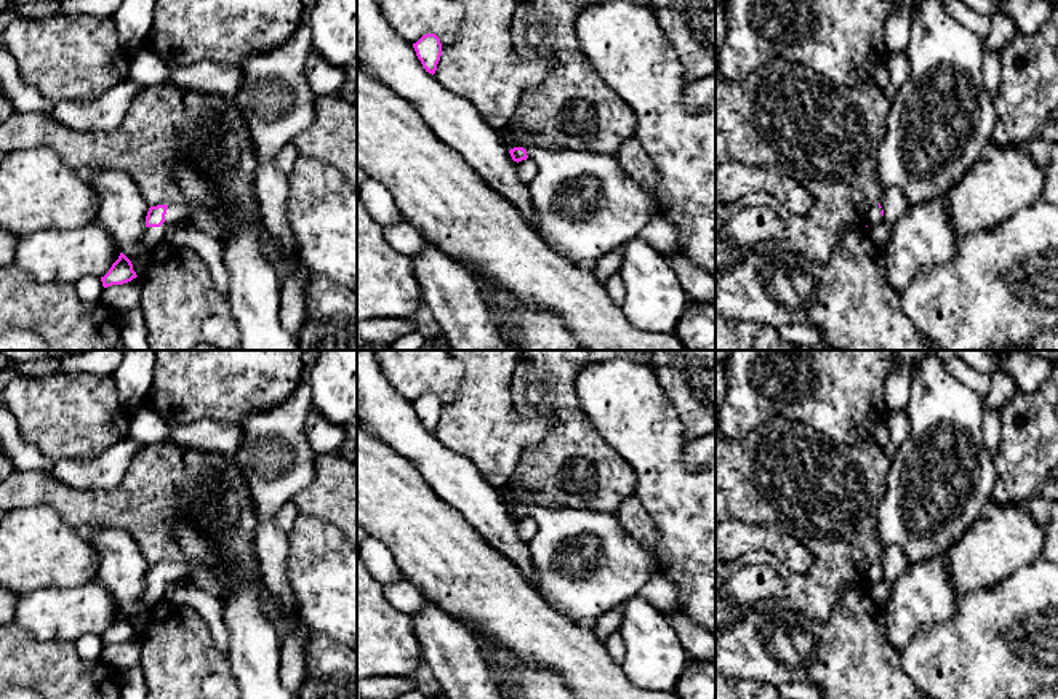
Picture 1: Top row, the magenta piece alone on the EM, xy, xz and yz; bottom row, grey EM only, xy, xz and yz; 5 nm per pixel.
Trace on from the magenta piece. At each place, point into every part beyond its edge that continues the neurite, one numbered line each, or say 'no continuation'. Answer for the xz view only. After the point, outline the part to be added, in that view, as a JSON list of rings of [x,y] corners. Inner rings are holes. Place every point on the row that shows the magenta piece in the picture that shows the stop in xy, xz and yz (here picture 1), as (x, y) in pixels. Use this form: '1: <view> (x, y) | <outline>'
1: xz (586, 205) | [[[528,147],[527,155],[538,168],[528,182],[536,230],[555,253],[575,264],[595,262],[626,246],[658,214],[656,202],[623,170],[615,154]]]

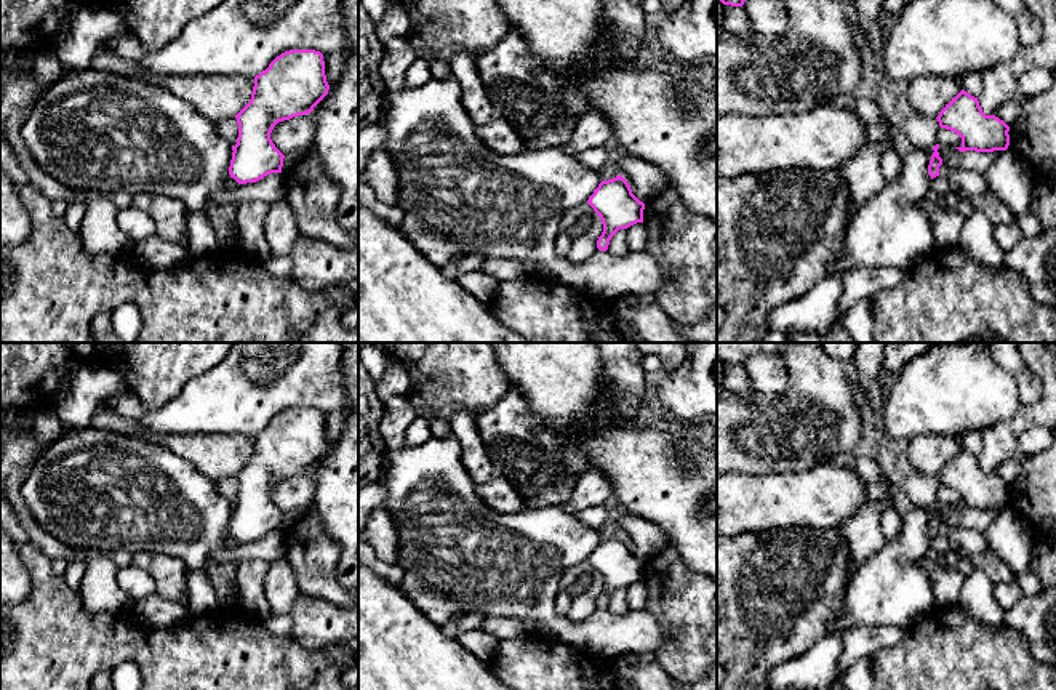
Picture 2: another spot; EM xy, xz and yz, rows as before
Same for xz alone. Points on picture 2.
no continuation

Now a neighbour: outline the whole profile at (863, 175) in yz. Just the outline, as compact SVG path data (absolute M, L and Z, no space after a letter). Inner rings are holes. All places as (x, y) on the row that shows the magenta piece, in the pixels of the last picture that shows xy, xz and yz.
M867 125L864 144L858 154L840 168L840 175L845 179L851 197L851 218L885 184L880 166L882 154L878 150L878 144L883 138L885 128L882 125Z

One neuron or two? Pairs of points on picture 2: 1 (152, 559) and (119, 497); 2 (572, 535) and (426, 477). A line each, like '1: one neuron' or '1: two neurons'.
1: two neurons
2: one neuron

